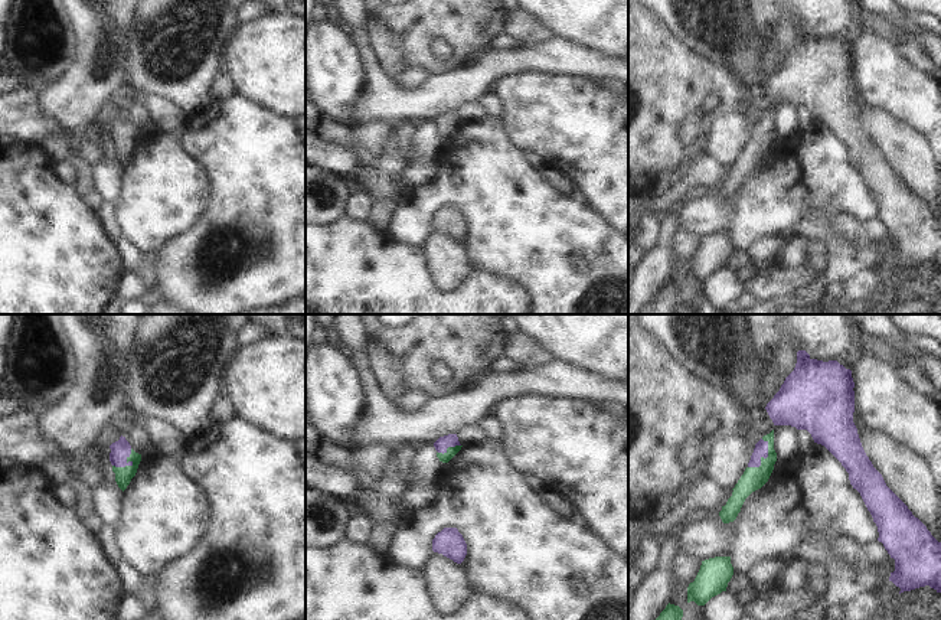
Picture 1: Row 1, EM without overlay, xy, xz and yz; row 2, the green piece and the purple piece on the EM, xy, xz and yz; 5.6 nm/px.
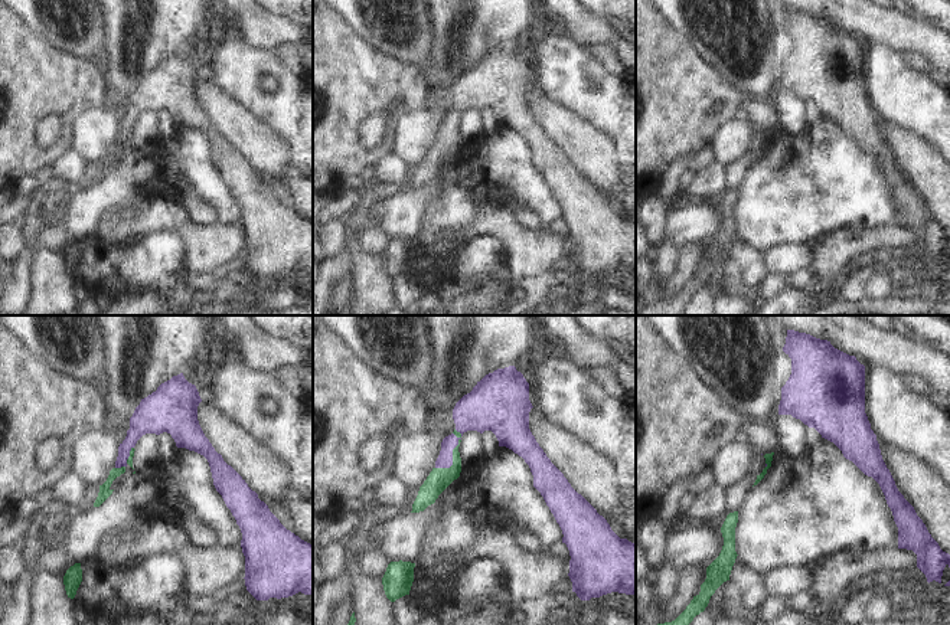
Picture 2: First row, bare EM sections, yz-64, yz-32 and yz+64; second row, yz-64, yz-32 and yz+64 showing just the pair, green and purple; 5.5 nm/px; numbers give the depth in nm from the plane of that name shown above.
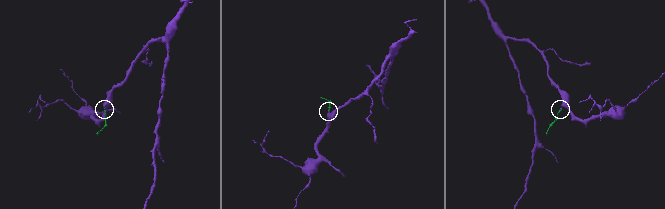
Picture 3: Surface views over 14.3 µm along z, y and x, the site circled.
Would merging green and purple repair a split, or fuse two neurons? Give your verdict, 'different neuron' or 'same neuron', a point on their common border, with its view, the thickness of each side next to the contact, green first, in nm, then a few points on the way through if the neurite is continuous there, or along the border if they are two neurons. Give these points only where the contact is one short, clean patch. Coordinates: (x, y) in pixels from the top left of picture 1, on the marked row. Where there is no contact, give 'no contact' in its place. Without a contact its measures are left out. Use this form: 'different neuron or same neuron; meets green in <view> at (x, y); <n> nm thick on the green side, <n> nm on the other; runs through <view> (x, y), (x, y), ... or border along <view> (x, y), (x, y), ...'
same neuron; meets green in yz at (763, 457); 130 nm thick on the green side, 80 nm on the other; runs through yz (752, 479), (760, 469), (763, 457), (761, 447)

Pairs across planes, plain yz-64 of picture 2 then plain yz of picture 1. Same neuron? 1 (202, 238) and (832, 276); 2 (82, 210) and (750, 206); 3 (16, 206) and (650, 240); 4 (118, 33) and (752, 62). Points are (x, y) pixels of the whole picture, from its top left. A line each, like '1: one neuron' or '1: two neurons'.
1: one neuron
2: two neurons
3: two neurons
4: two neurons

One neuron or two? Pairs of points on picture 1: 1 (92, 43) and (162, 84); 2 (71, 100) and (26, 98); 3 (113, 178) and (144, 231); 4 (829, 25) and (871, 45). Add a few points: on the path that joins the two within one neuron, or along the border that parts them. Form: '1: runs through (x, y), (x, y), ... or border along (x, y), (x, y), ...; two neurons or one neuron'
1: border along (128, 28), (123, 82); two neurons
2: border along (38, 92), (38, 107), (59, 124); two neurons
3: border along (123, 169), (120, 191), (111, 204); two neurons
4: border along (863, 29), (895, 43); two neurons

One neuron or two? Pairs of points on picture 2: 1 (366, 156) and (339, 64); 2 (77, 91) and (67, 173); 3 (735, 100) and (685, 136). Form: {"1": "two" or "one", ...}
{"1": "one", "2": "two", "3": "one"}

